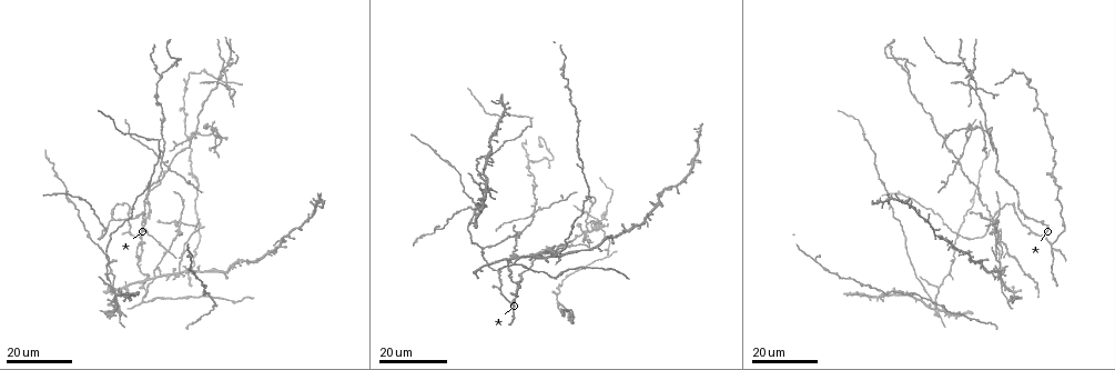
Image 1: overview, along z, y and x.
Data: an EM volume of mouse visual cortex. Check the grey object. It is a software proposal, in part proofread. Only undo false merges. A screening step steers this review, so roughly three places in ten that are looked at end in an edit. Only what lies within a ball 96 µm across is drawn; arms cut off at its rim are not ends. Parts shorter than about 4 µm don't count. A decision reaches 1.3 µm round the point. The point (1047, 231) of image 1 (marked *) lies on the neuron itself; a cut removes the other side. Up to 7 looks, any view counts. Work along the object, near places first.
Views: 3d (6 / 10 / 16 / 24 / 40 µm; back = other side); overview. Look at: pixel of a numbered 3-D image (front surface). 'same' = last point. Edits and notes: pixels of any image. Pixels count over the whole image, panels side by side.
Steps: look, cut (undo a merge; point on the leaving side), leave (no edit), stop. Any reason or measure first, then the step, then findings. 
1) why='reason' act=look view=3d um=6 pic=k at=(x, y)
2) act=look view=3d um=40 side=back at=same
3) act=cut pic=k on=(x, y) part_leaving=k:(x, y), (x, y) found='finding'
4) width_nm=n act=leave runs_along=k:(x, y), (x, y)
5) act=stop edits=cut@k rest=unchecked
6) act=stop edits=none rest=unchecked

why='arms part here' act=look view=3d um=24 pic=1 at=(1043, 235)

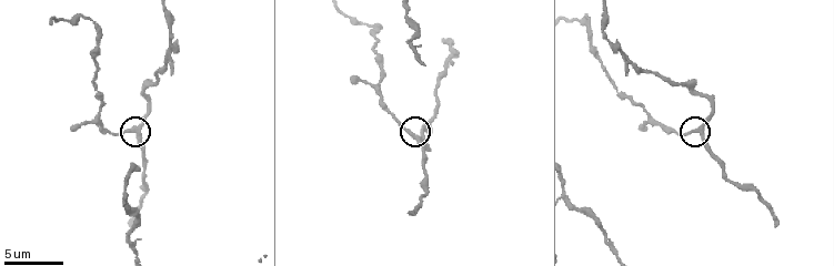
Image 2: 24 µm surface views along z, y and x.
why='closer look' act=look view=3d um=10 pic=2 at=(134, 130)

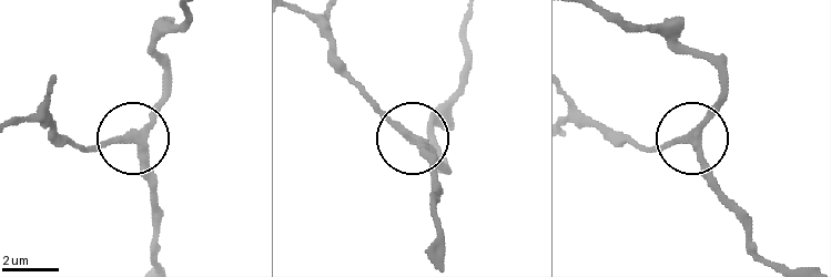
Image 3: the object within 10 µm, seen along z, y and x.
side_arm_um=12 act=leave runs_along=3:(159, 111), (134, 137), (159, 206) found='all the same neuron'

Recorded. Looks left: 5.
why='looks like a crossing' act=look view=3d um=24 pic=1 at=(153, 276)

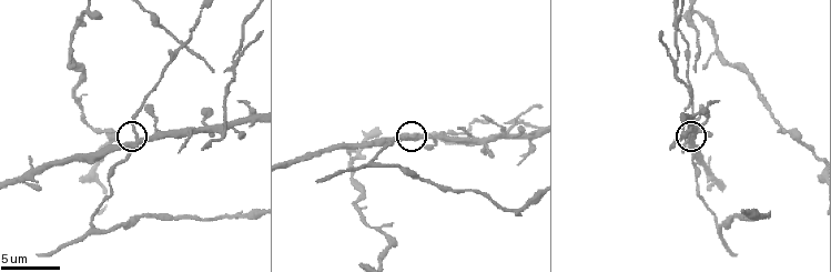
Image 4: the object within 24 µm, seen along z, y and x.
act=look view=3d um=10 pic=4 at=(416, 137)

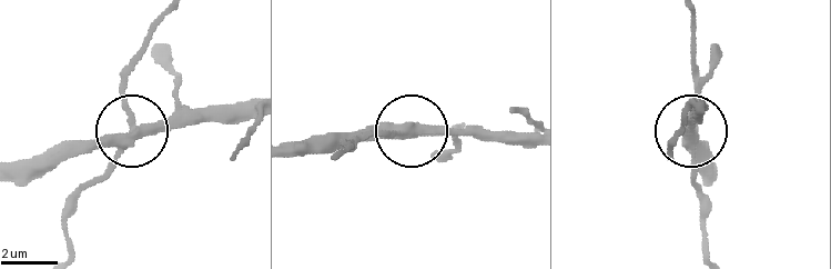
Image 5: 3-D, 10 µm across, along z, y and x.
act=look view=3d um=6 pic=5 at=(688, 134)

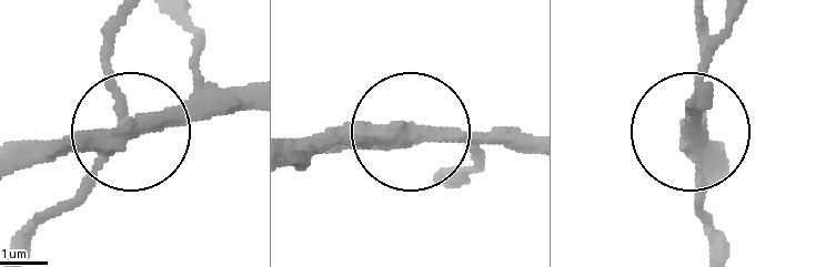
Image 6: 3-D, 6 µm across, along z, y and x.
arms=4 act=cut pic=6 on=(112, 53) part_leaving=6:(121, 137), (26, 253) found='two neurons meet here'

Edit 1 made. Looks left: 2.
act=look view=3d um=6 pic=4 at=(503, 133)

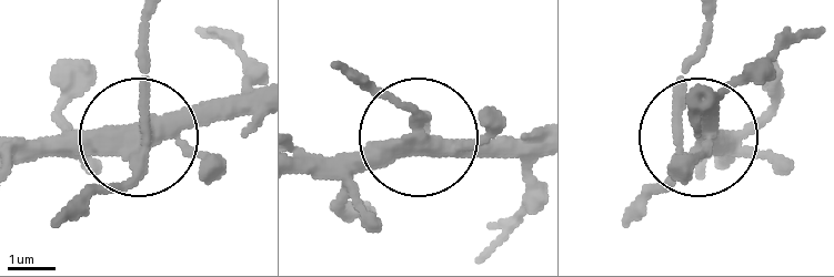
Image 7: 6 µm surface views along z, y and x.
act=look view=3d um=6 side=back pic=7 at=(427, 141)

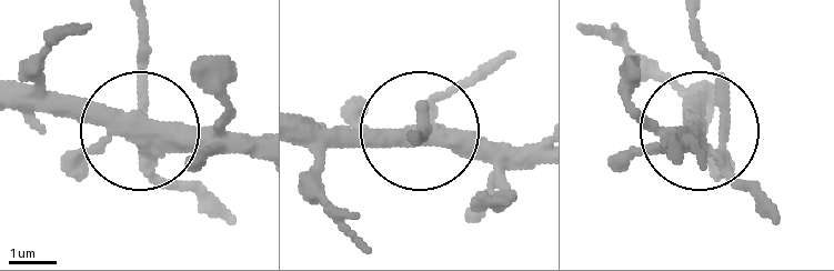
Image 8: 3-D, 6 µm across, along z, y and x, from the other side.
arms=5 act=cut pic=8 on=(192, 188) part_leaving=8:(148, 144), (136, 17) found='two neurons meet here'

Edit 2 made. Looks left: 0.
act=stop edits=cut@6,cut@8 rest=unchecked

